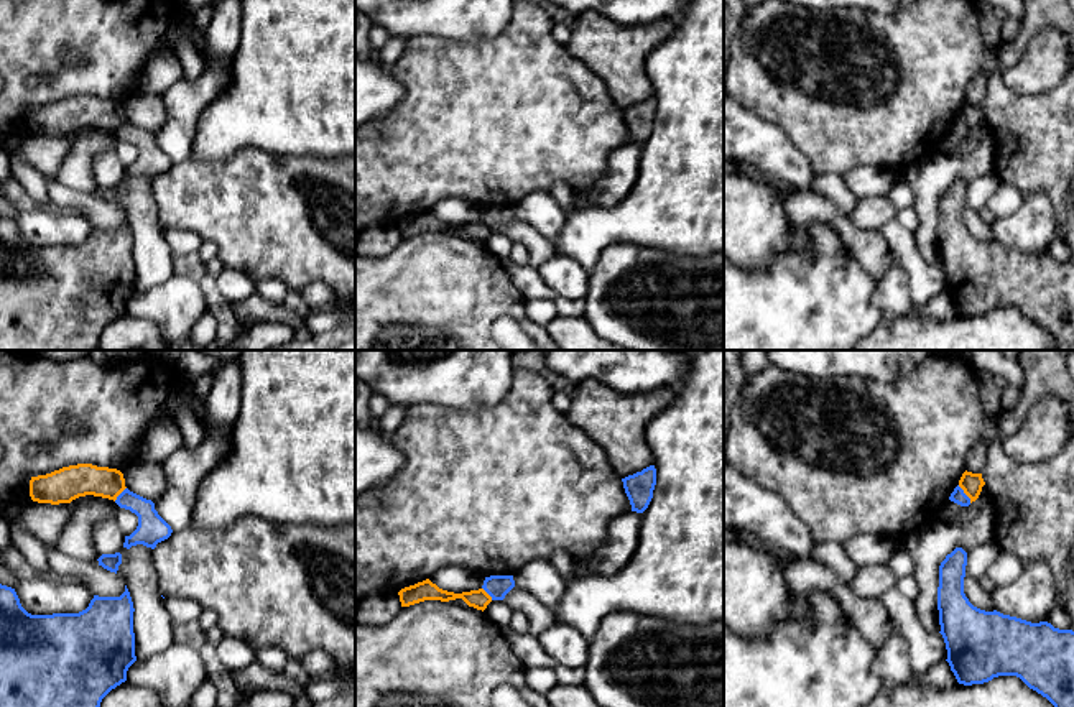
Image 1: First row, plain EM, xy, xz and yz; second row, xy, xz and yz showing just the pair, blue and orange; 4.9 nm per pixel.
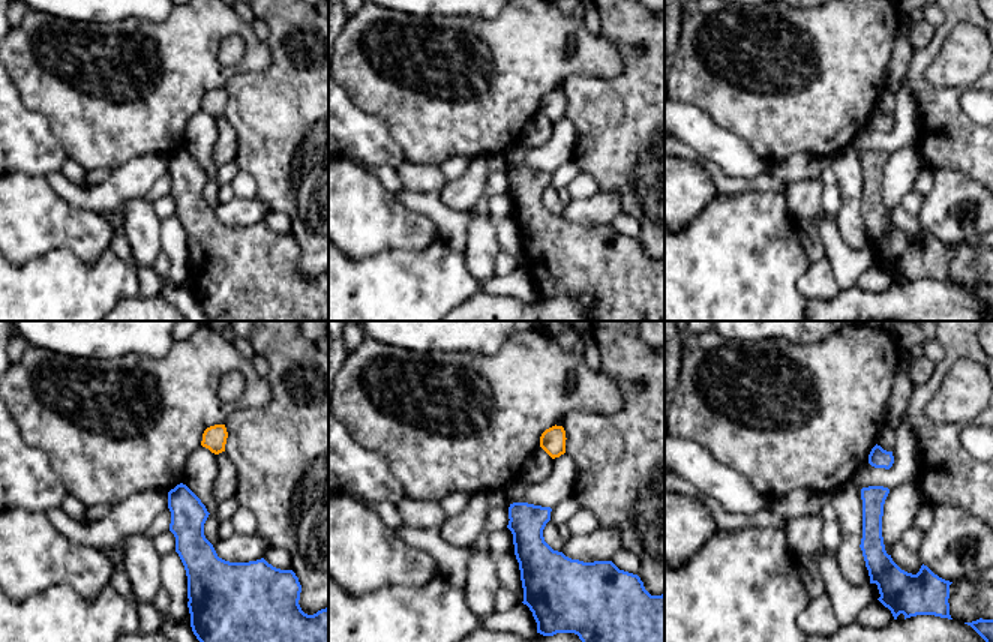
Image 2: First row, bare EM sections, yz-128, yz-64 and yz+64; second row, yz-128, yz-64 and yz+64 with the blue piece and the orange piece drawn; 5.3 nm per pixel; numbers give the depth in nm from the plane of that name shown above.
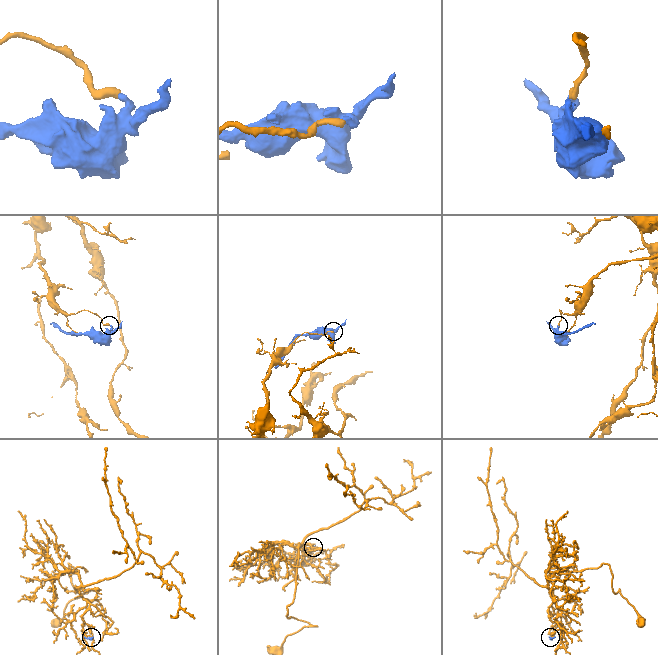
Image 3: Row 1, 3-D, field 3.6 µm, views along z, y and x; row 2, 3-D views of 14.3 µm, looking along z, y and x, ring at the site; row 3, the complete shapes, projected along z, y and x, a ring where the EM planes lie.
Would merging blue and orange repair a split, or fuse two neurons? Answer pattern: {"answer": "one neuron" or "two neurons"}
{"answer": "two neurons"}

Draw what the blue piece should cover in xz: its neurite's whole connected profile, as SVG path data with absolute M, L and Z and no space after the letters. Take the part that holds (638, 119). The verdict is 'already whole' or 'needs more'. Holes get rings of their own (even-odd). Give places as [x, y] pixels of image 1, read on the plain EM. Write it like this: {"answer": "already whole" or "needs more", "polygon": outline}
{"answer": "already whole", "polygon": "M650 97L641 104L628 107L622 110L622 113L623 113L625 125L630 132L632 143L643 145L653 130L653 122L656 117L655 97Z"}

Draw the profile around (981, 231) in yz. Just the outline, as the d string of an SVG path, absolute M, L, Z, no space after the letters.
M969 207L964 209L964 225L974 238L985 243L995 242L990 225L980 219L979 212Z

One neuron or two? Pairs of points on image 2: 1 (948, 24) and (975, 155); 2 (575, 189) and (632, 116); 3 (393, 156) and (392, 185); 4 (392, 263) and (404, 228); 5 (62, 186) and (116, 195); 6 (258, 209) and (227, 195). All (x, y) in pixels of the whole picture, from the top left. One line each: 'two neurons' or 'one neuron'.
1: one neuron
2: two neurons
3: two neurons
4: two neurons
5: one neuron
6: two neurons

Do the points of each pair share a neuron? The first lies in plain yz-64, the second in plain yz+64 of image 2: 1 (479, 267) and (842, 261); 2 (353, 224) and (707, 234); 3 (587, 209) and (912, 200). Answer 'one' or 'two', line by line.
1: two
2: two
3: two

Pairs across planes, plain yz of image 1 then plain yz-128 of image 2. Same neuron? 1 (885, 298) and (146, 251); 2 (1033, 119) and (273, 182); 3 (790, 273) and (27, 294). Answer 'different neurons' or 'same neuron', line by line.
1: same neuron
2: same neuron
3: same neuron

